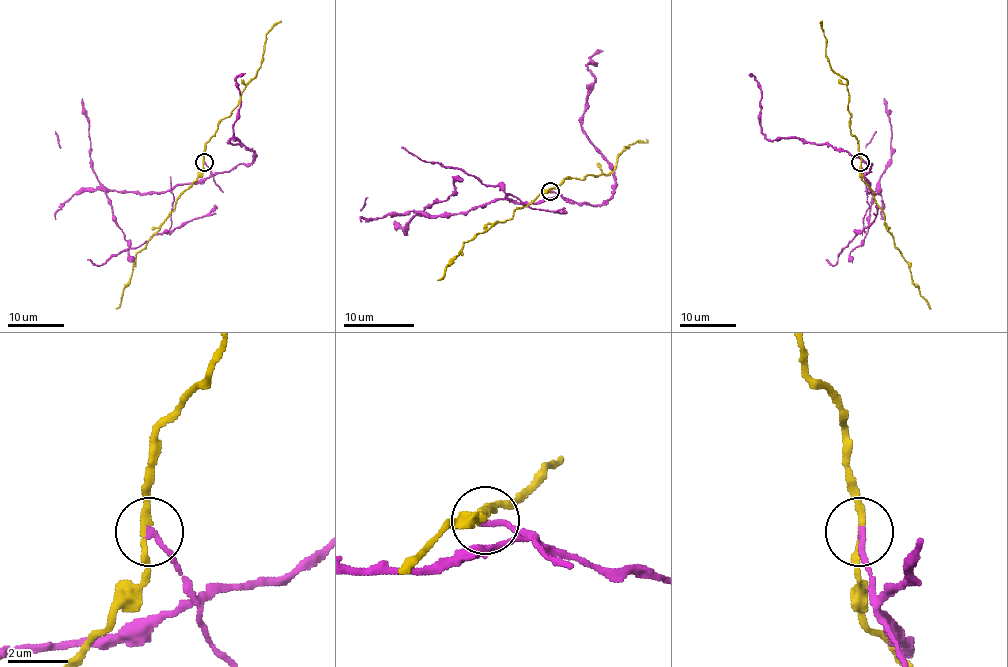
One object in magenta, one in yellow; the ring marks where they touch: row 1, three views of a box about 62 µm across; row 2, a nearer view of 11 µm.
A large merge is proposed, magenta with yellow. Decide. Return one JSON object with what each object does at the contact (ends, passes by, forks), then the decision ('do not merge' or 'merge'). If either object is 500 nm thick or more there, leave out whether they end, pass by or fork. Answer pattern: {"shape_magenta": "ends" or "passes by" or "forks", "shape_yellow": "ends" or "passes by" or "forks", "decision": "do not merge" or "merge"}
{"shape_magenta": "ends", "shape_yellow": "passes by", "decision": "do not merge"}

